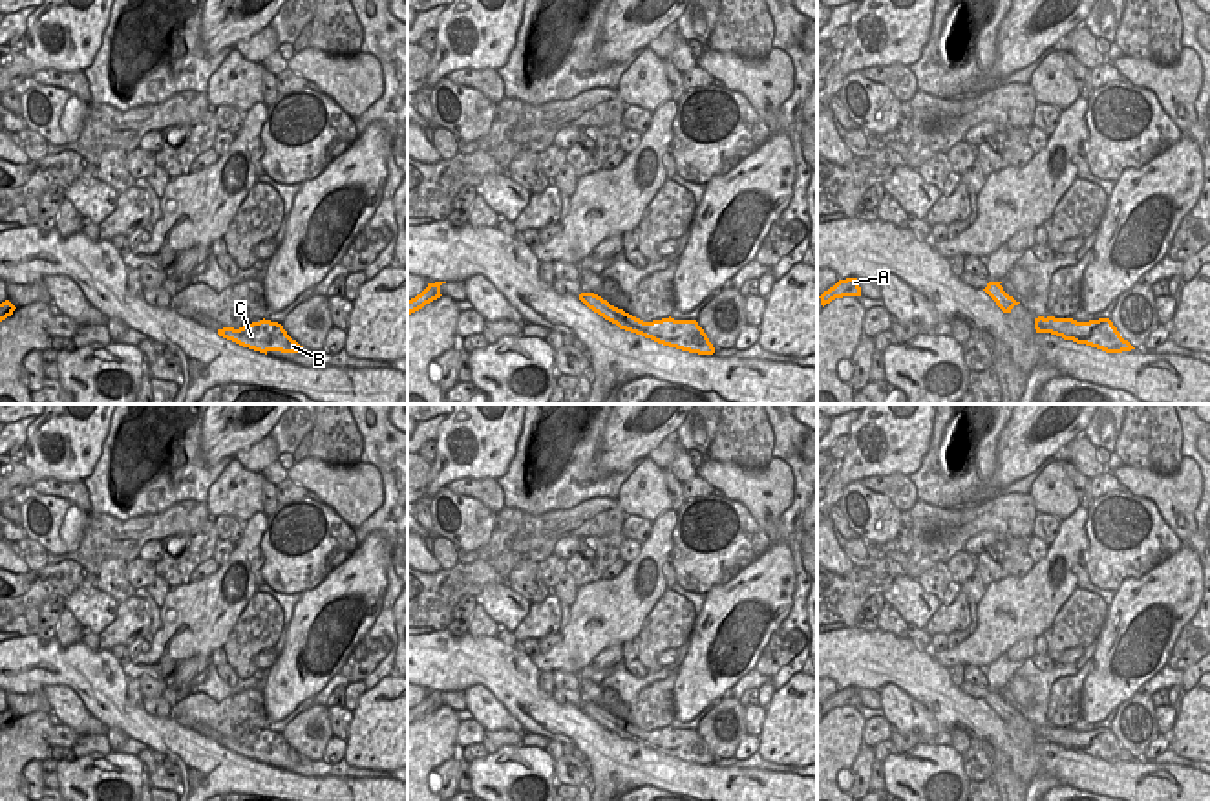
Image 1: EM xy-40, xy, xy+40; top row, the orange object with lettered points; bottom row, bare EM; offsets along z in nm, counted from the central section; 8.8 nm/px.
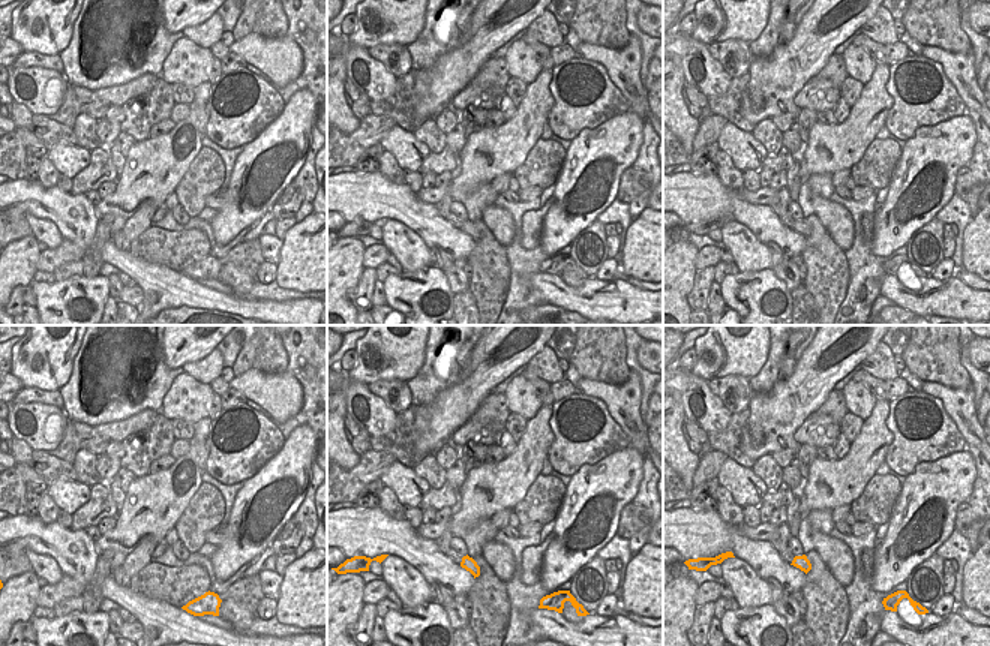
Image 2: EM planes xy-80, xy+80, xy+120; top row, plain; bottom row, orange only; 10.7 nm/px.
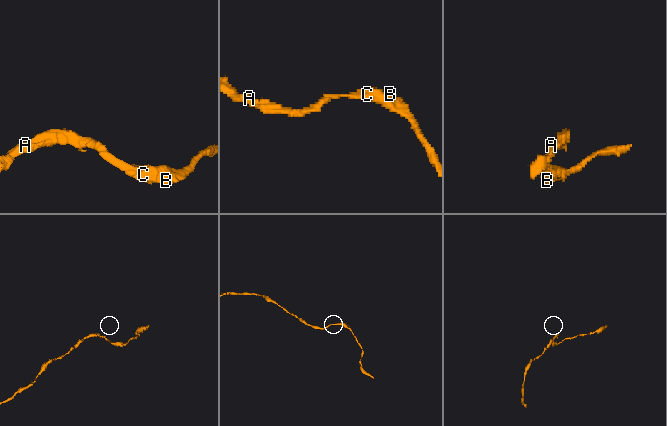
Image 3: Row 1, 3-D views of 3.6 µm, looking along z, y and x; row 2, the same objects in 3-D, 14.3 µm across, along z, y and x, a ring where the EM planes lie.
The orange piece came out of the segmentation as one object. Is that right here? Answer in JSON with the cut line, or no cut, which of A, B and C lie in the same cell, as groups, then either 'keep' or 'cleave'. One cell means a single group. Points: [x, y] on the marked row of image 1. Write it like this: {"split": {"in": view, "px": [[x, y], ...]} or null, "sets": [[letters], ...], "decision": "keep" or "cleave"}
{"split": null, "sets": [["A", "B", "C"]], "decision": "keep"}

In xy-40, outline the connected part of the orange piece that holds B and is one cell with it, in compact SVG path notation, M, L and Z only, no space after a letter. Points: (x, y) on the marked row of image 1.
M265 318L260 322L243 326L239 329L234 329L234 327L218 329L218 335L243 347L249 347L265 355L269 351L300 353L300 349L303 347L287 335L281 324L265 320Z

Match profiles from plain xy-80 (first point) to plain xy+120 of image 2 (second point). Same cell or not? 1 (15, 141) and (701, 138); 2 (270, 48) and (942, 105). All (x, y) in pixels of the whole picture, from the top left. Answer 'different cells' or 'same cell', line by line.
1: same cell
2: different cells

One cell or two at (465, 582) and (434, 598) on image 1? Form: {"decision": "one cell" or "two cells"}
{"decision": "one cell"}

